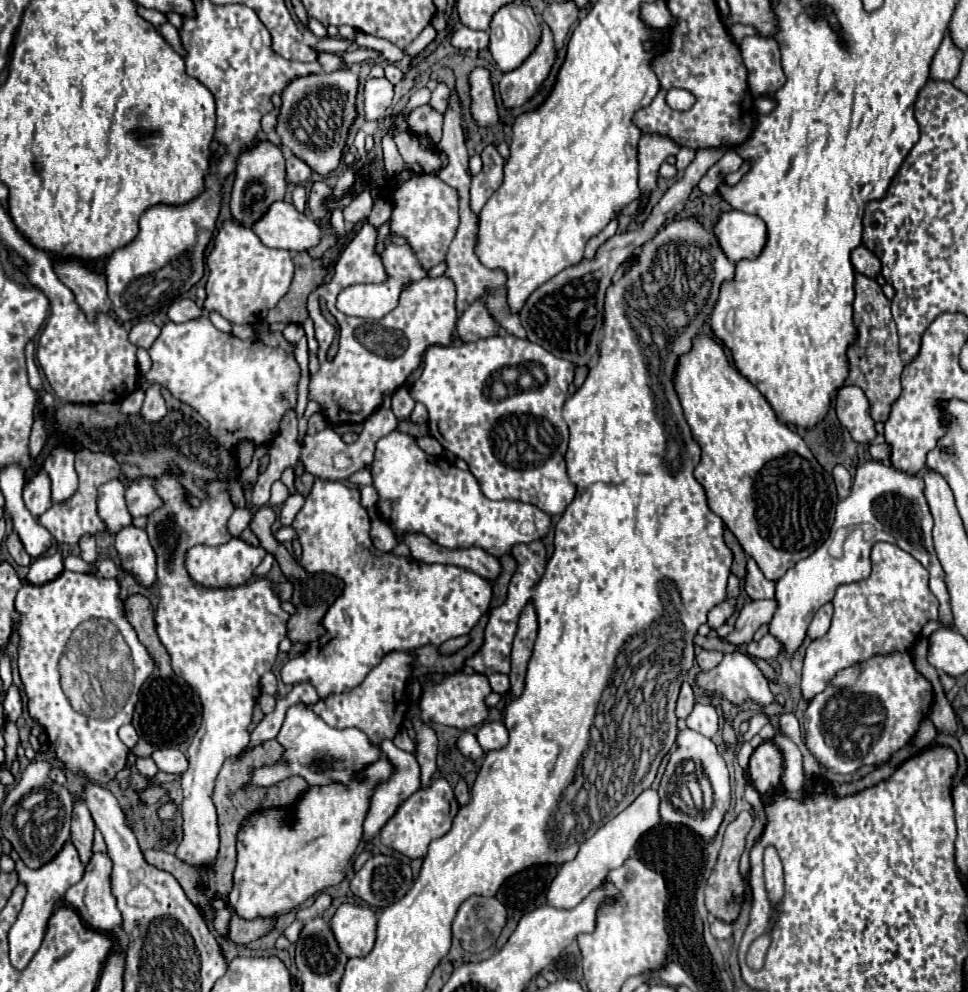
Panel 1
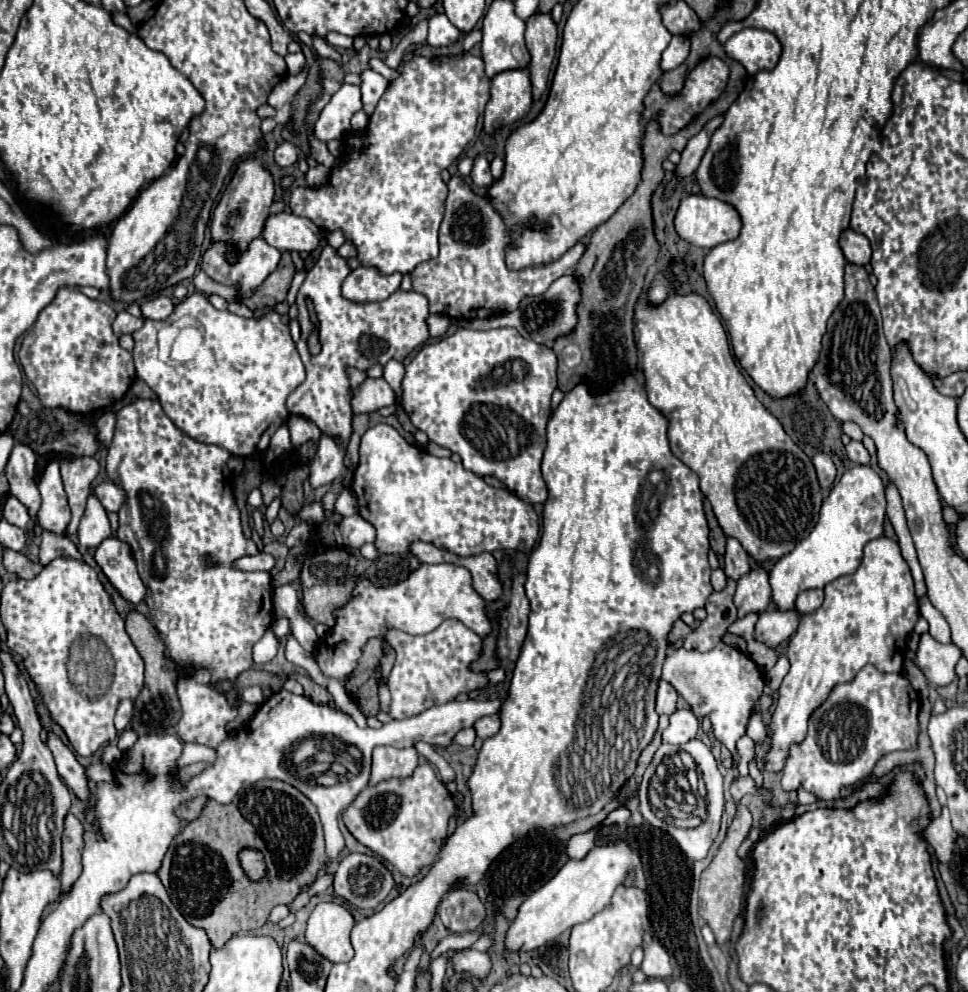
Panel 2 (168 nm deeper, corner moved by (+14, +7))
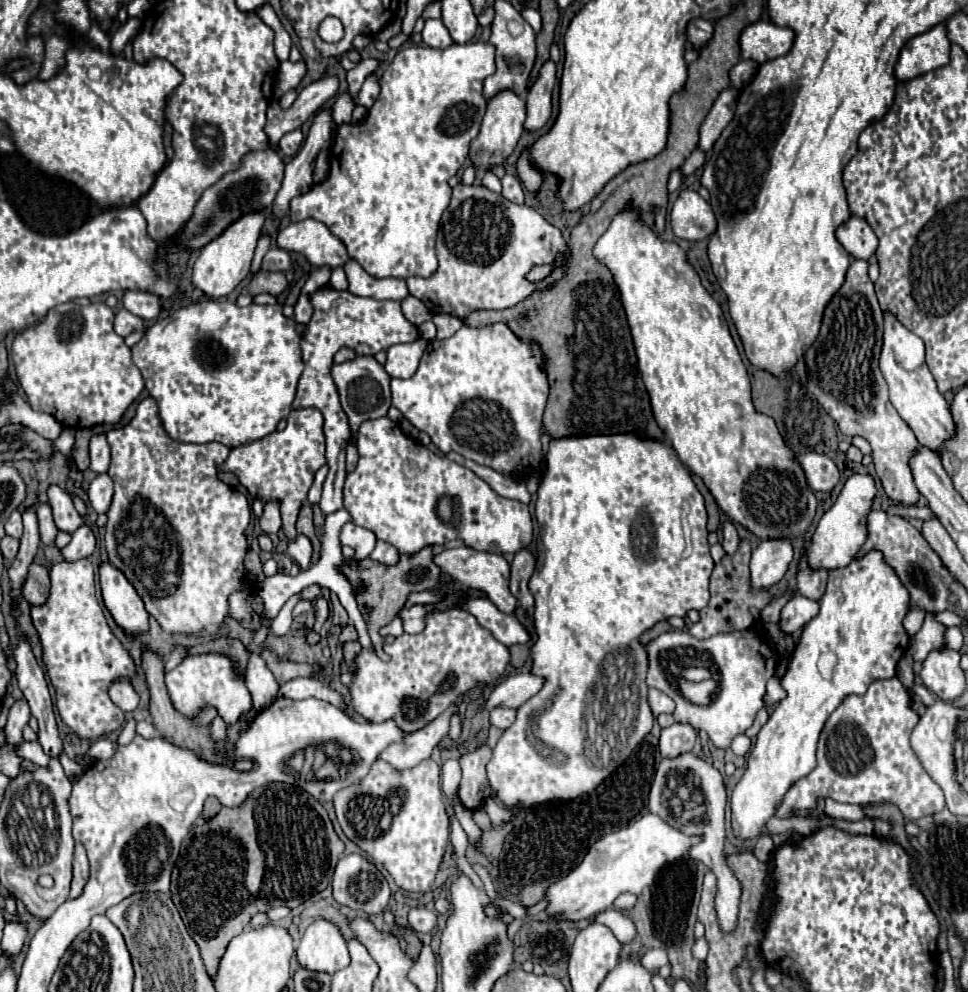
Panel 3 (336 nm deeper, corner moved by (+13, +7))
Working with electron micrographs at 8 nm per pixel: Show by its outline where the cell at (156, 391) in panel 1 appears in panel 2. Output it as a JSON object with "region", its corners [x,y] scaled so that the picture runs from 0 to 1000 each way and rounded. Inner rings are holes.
{"region":[[[138,403],[120,417],[118,444],[110,460],[114,484],[130,496],[130,504],[122,514],[124,530],[120,542],[136,552],[145,583],[153,593],[153,603],[157,603],[157,611],[153,611],[155,625],[165,643],[169,643],[174,661],[190,673],[184,685],[184,704],[188,710],[184,742],[190,748],[217,754],[223,754],[236,742],[233,730],[244,724],[246,716],[236,710],[233,700],[223,698],[215,690],[244,685],[248,677],[260,673],[260,651],[273,641],[283,623],[279,579],[242,573],[246,563],[267,558],[267,550],[250,538],[236,462],[236,454],[202,446],[184,433],[161,403]]]}

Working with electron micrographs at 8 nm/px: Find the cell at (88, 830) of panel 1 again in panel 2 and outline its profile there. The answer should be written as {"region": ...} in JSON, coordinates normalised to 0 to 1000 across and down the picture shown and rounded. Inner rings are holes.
{"region":[[[68,823],[68,837],[64,843],[64,879],[62,879],[62,889],[64,889],[64,901],[72,899],[76,889],[81,887],[85,879],[85,853],[87,853],[87,833],[85,829],[76,823]]]}

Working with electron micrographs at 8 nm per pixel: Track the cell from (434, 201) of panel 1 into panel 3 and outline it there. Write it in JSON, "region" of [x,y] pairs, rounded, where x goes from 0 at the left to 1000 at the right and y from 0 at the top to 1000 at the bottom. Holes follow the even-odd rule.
{"region":[[[485,42],[485,44],[466,44],[460,50],[451,50],[451,48],[437,48],[437,46],[423,46],[423,48],[414,48],[410,52],[410,56],[406,58],[406,63],[402,65],[402,69],[396,73],[394,77],[394,95],[387,101],[387,105],[383,107],[377,123],[373,125],[354,125],[348,131],[346,143],[340,151],[340,161],[342,161],[342,173],[338,177],[336,183],[325,185],[319,194],[305,198],[299,206],[299,216],[303,224],[315,222],[315,220],[323,220],[334,224],[342,236],[346,236],[358,250],[358,256],[369,262],[379,276],[387,278],[387,280],[423,280],[423,278],[445,278],[451,272],[451,258],[449,258],[449,238],[454,232],[454,224],[456,224],[456,216],[460,214],[460,210],[464,208],[466,202],[466,190],[462,185],[462,181],[472,175],[472,171],[478,167],[478,163],[482,161],[485,155],[485,147],[491,141],[491,137],[495,135],[497,129],[497,121],[501,115],[501,107],[503,101],[499,97],[499,81],[511,73],[511,60],[509,60],[511,48],[501,42]]]}

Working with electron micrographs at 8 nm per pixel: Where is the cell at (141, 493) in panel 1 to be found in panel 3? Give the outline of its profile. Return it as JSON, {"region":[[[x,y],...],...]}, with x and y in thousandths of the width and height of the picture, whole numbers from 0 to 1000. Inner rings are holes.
{"region":[[[102,478],[92,488],[92,508],[98,512],[98,516],[111,516],[117,504],[117,484],[111,478]]]}

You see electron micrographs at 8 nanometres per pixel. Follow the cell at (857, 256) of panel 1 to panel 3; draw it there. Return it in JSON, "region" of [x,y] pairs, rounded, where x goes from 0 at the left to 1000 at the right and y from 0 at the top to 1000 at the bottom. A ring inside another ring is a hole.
{"region":[[[879,218],[871,228],[867,228],[865,242],[881,260],[898,262],[898,258],[902,258],[906,252],[906,238],[889,220]]]}

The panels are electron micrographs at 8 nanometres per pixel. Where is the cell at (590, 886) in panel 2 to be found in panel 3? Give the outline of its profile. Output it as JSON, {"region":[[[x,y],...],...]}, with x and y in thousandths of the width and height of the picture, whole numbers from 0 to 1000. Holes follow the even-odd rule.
{"region":[[[666,821],[656,831],[621,843],[604,861],[602,869],[590,877],[584,885],[569,891],[563,899],[565,921],[575,929],[600,929],[611,927],[617,921],[633,913],[635,905],[652,899],[662,901],[675,891],[681,875],[693,867],[704,865],[714,851],[722,849],[720,843],[708,843],[701,837],[689,833],[681,823]]]}

